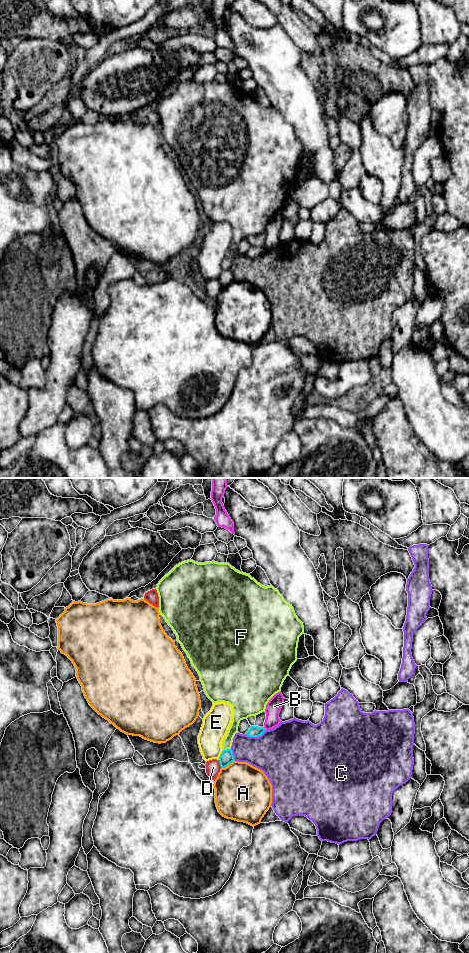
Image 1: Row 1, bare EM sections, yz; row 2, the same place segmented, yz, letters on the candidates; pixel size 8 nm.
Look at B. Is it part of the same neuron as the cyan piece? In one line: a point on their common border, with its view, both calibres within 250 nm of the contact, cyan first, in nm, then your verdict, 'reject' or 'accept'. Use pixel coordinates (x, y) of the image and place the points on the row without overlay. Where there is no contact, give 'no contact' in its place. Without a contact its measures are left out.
meets cyan in yz at (264, 248); 100 nm thick on the cyan side, 120 nm on the other; reject

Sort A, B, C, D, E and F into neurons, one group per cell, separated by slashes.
A / B / C / D / E / F

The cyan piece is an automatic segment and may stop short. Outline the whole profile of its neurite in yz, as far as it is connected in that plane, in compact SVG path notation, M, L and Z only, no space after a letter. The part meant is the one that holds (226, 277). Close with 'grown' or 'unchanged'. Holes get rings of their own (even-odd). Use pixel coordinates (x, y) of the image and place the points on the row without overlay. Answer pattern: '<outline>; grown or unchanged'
M231 269L223 270L219 277L219 283L221 288L227 287L233 281L234 281L234 275L232 270Z; unchanged

